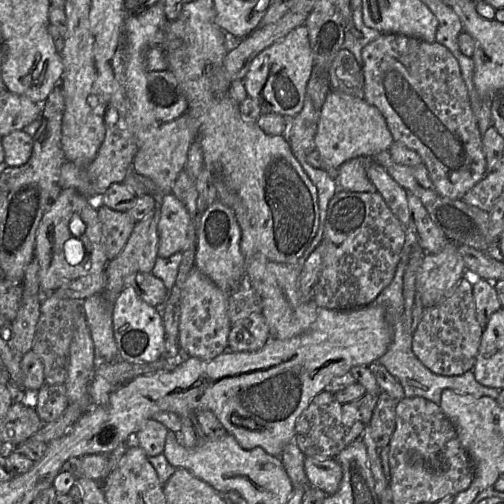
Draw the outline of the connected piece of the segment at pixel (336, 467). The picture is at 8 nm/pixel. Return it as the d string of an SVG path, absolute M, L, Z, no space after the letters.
M312 456L304 458L305 475L312 487L335 494L342 479L342 468L335 459L320 459Z

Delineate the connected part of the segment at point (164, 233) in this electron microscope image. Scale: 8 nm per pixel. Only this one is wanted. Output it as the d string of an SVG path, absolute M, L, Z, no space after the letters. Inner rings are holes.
M173 194L165 195L161 201L161 213L158 222L158 256L167 258L174 253L196 247L196 221L190 216L182 202Z

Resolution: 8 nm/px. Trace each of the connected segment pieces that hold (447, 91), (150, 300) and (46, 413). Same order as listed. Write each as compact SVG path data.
M382 33L362 50L364 97L386 120L394 141L417 152L426 165L437 191L451 199L461 199L487 173L483 135L471 108L458 60L442 44L399 33Z
M135 272L124 281L125 287L132 286L142 300L162 312L162 306L168 297L169 290L164 282L152 272Z
M44 384L36 394L35 409L42 422L54 421L69 405L65 384Z

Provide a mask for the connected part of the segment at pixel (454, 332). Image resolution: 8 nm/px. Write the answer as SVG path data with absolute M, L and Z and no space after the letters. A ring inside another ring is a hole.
M466 277L461 278L438 304L425 310L414 333L414 354L435 374L462 375L475 365L484 328L476 317L473 286Z

